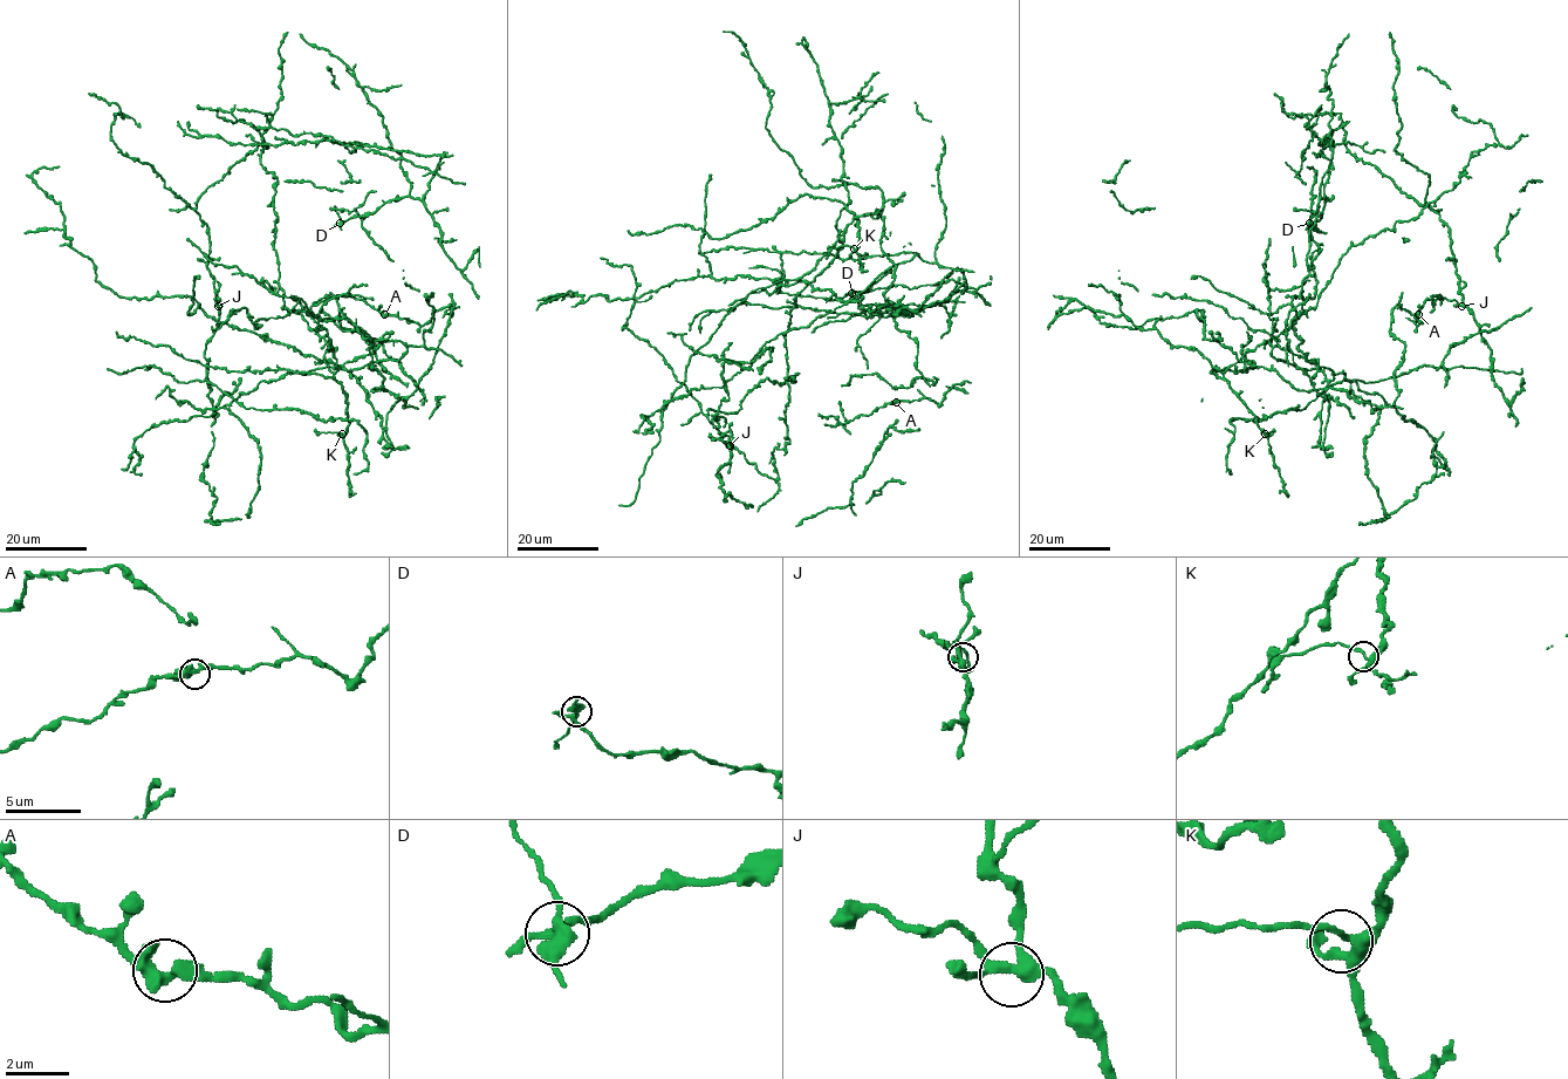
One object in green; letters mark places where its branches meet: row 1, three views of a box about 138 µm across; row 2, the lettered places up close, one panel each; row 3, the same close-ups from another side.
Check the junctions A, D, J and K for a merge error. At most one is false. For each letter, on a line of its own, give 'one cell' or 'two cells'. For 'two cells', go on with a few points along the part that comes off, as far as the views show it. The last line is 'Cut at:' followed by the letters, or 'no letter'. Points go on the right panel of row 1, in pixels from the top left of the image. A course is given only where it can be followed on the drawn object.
A: one cell
D: two cells | (1309, 223), (1319, 205)
J: one cell
K: one cell
Cut at: D

